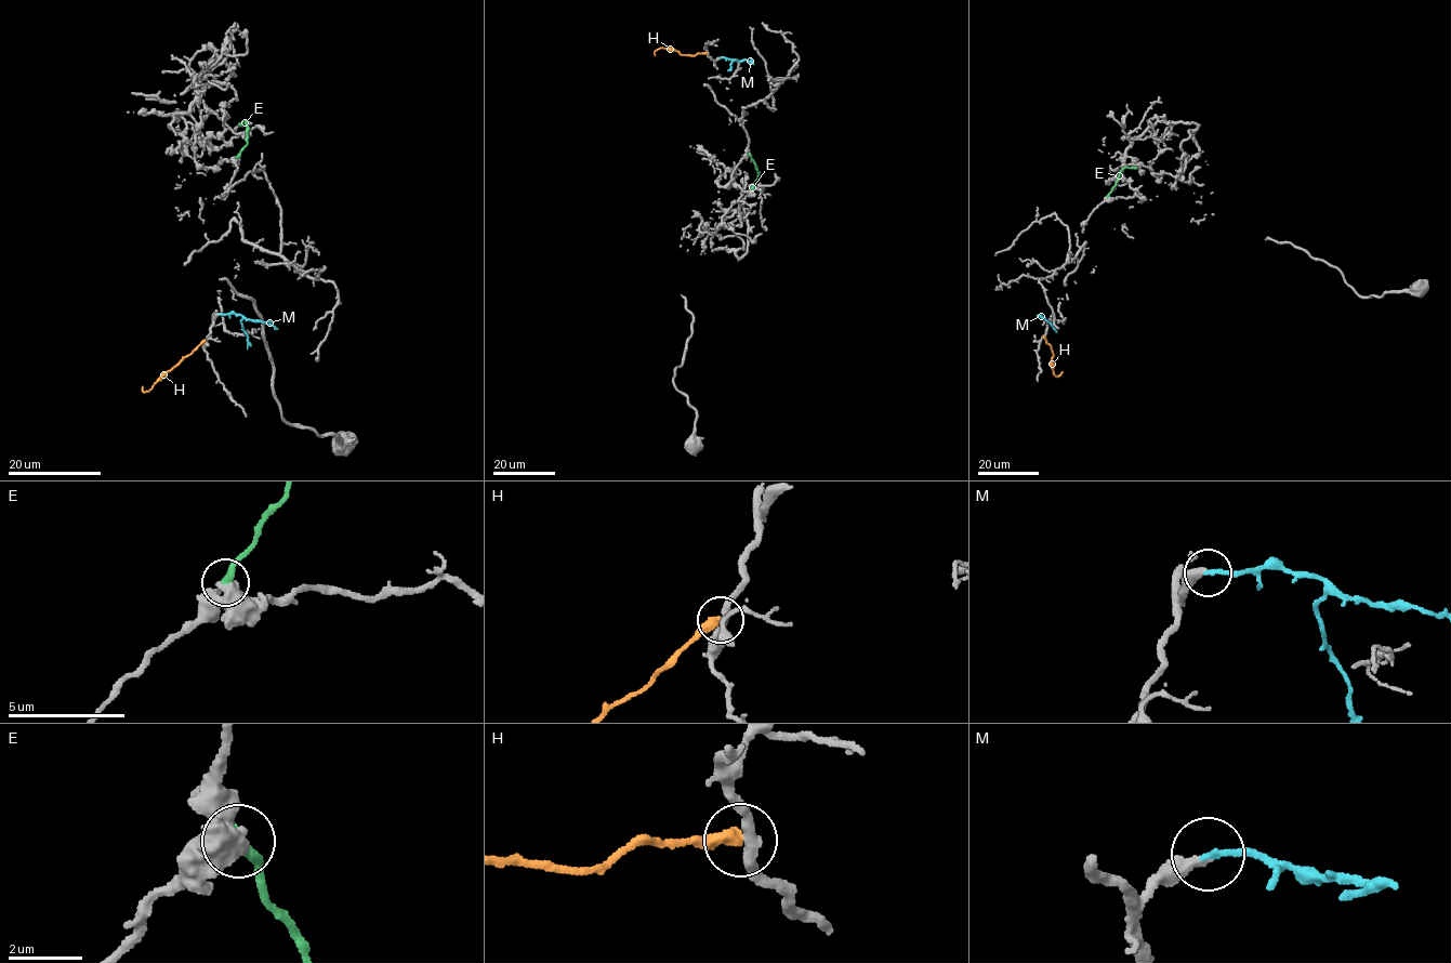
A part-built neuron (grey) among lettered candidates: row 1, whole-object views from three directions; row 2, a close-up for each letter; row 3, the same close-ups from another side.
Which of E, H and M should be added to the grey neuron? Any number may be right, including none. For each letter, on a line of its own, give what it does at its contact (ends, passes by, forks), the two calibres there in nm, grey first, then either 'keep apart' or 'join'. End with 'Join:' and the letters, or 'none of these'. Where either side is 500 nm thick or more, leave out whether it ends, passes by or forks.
E: calibres 700 and 420 nm; keep apart
H: it ends; calibres 280 and 360 nm; keep apart
M: it ends; calibres 360 and 180 nm; join
Join: M

